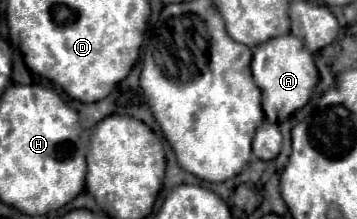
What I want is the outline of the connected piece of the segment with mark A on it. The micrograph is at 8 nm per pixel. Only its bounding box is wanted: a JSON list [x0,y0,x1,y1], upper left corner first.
[252,34,318,124]

